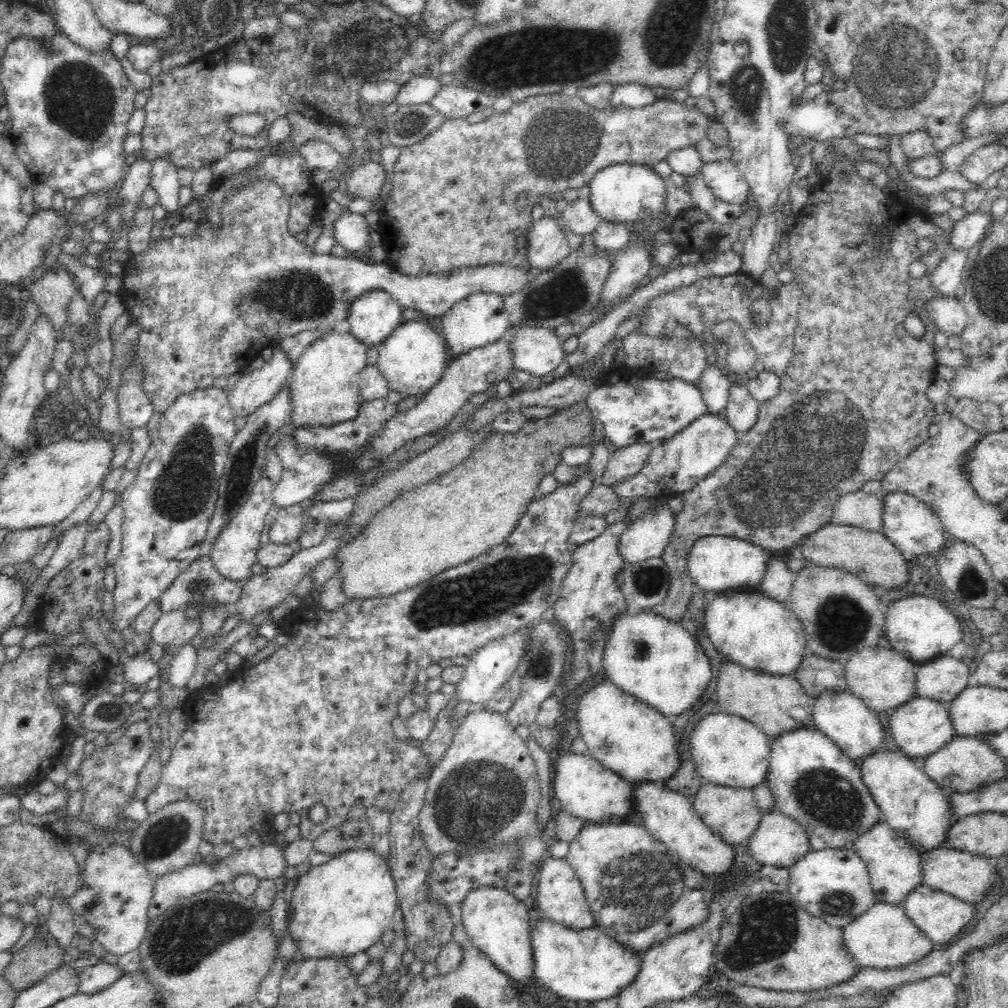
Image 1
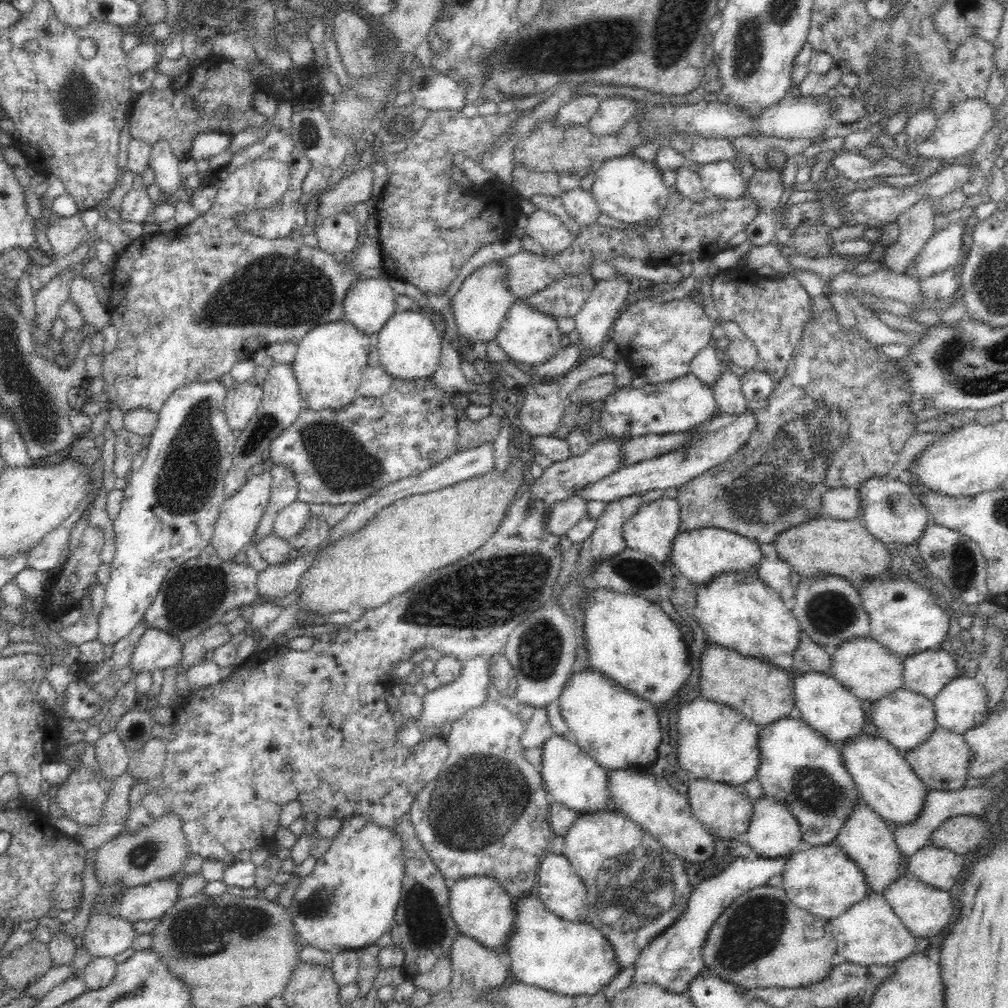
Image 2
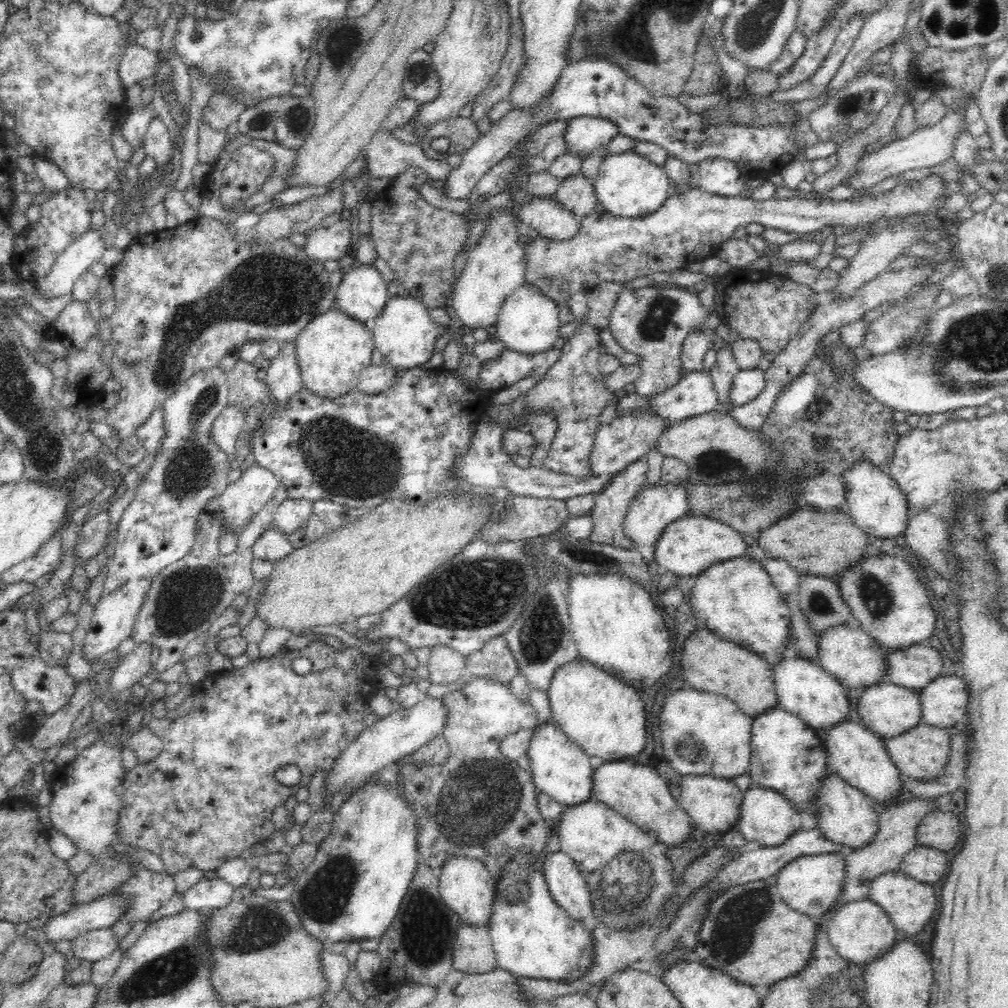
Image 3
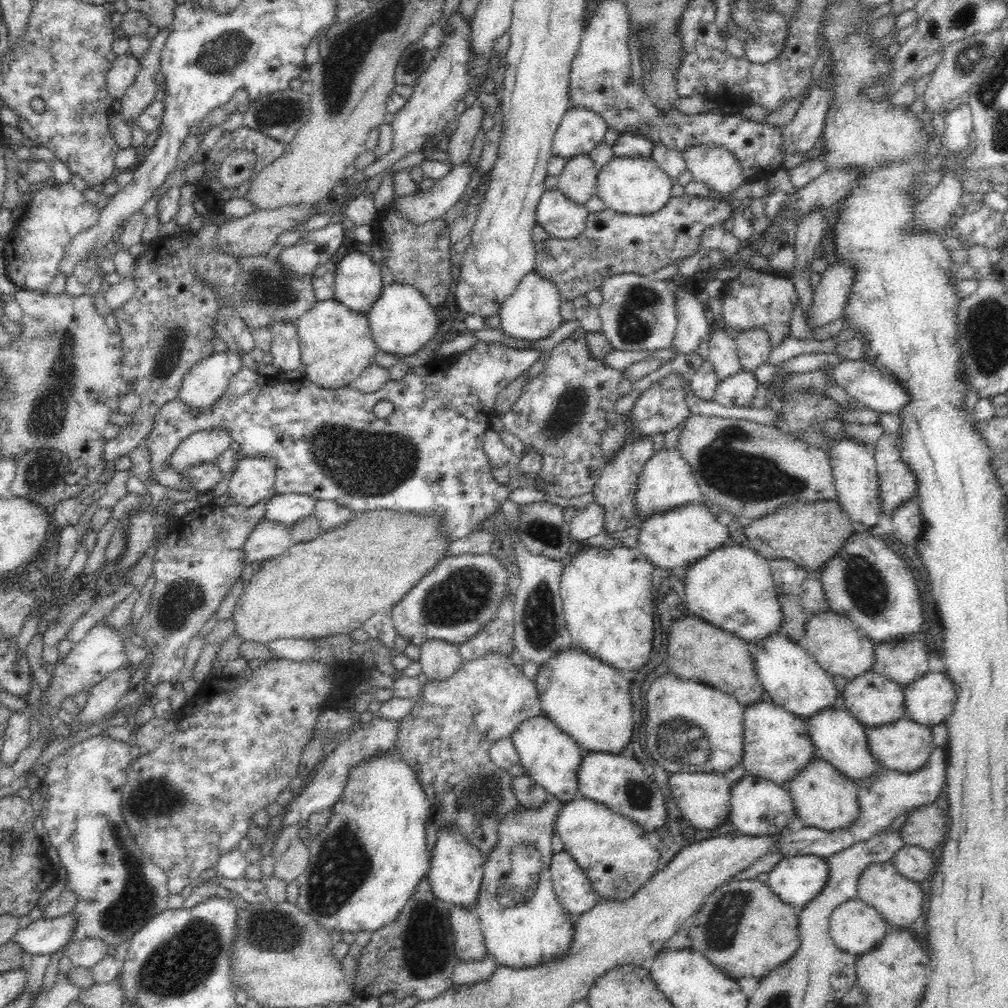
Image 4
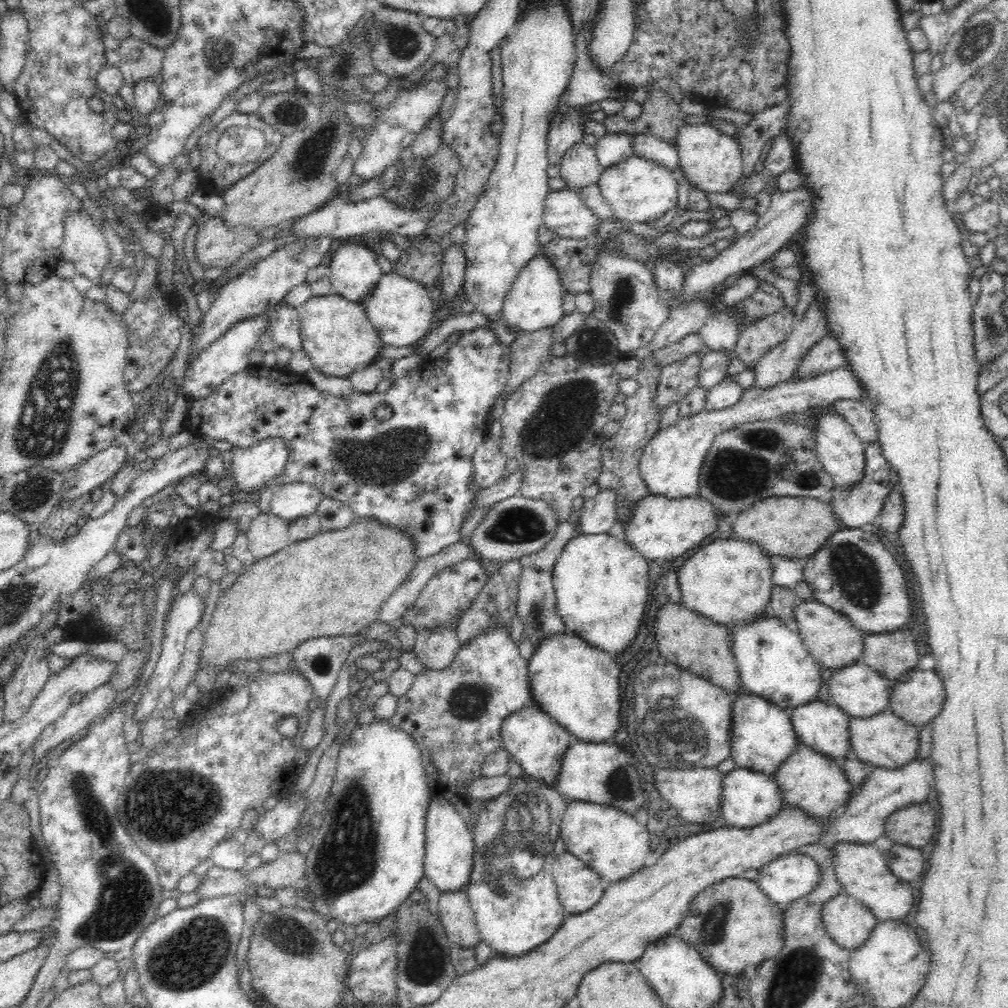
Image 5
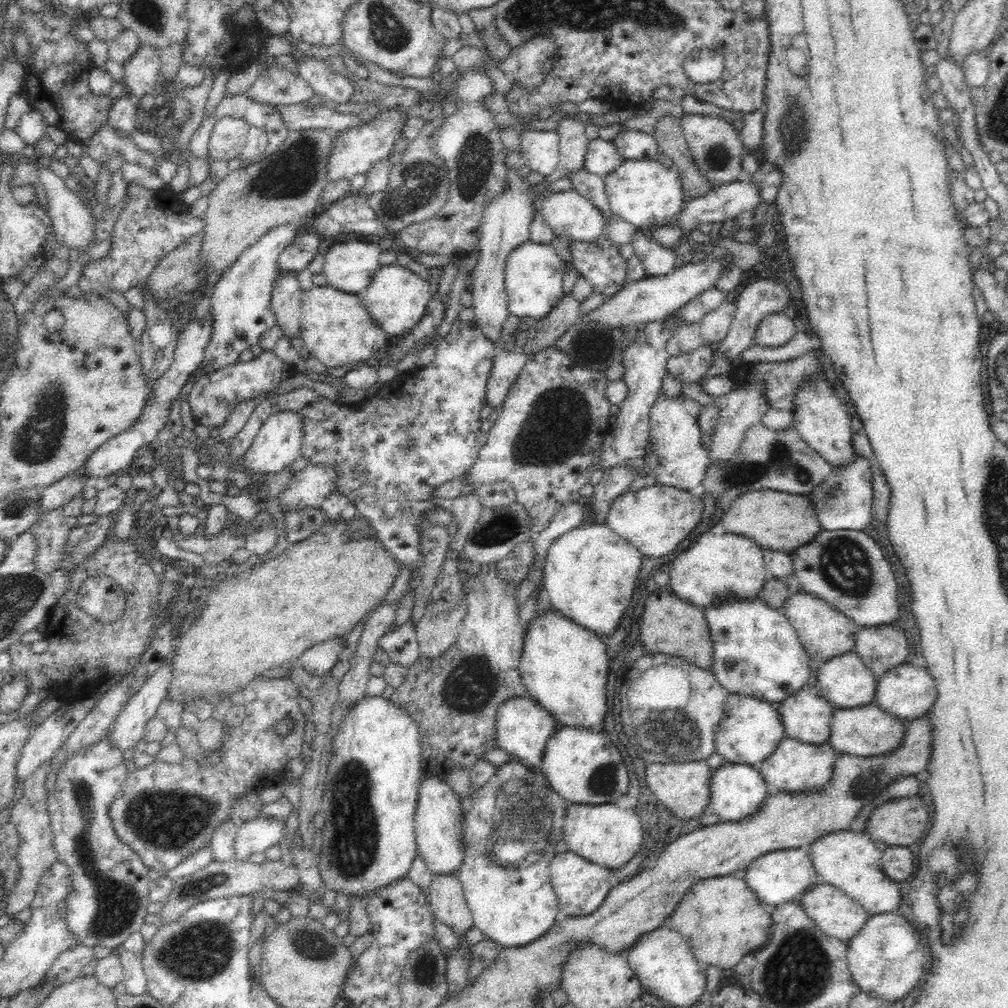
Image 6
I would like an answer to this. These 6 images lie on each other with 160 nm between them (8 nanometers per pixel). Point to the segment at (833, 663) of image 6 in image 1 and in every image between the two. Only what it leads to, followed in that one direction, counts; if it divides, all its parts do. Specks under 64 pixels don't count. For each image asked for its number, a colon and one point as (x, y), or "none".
1: (919, 726)
2: (904, 718)
3: (885, 708)
4: (873, 699)
5: (858, 690)

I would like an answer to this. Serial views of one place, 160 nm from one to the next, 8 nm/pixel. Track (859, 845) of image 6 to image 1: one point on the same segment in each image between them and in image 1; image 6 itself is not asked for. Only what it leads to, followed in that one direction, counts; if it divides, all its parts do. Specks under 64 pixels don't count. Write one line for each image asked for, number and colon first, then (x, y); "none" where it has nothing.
1: (939, 916)
2: (924, 910)
3: (909, 904)
4: (899, 901)
5: (862, 870)

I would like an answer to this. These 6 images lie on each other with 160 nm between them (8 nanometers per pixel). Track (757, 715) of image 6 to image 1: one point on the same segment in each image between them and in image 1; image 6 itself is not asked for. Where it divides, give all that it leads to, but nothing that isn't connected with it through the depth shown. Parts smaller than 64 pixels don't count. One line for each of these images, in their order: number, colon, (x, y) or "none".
1: (813, 781)
2: (797, 766)
3: (787, 755)
4: (776, 745)
5: (761, 735)

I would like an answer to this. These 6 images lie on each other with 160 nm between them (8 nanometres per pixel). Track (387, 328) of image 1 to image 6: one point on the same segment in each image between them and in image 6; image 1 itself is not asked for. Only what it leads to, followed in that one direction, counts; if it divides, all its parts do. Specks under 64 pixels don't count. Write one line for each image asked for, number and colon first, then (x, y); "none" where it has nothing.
2: (369, 302)
3: (361, 293)
4: (358, 283)
5: (354, 270)
6: (349, 265)

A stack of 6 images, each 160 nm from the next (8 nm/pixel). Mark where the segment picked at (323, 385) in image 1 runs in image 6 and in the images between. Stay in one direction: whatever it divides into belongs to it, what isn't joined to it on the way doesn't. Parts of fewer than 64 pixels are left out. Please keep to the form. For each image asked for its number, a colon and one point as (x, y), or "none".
2: (329, 360)
3: (333, 348)
4: (336, 343)
5: (336, 333)
6: (336, 328)

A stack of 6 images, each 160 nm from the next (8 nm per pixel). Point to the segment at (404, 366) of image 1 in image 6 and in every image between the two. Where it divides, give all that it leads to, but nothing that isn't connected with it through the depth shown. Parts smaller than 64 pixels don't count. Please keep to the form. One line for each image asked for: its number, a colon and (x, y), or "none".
2: (409, 348)
3: (404, 332)
4: (401, 320)
5: (401, 309)
6: (396, 298)

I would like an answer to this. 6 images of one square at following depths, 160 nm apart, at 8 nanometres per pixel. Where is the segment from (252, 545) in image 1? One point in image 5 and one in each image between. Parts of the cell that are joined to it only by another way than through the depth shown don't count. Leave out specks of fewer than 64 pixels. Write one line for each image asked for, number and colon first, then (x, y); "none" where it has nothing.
2: (239, 515)
3: (243, 498)
4: (252, 478)
5: (252, 467)

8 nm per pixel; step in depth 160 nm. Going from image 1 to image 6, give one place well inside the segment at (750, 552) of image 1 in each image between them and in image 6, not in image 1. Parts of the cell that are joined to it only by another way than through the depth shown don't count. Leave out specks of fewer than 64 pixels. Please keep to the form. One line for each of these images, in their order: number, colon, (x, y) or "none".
2: (699, 554)
3: (687, 546)
4: (678, 537)
5: (660, 528)
6: (654, 519)

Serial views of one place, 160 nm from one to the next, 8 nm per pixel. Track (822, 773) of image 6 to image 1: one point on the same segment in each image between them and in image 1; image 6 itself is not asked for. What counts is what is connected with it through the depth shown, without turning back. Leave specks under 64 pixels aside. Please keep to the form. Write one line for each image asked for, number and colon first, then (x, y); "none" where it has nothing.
1: (893, 864)
2: (864, 838)
3: (844, 814)
4: (822, 796)
5: (809, 780)

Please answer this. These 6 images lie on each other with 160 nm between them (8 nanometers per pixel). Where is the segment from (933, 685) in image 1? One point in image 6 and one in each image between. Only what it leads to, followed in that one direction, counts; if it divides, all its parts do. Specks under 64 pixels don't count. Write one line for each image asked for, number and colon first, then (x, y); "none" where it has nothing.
2: (926, 672)
3: (913, 667)
4: (903, 660)
5: (890, 654)
6: (881, 648)

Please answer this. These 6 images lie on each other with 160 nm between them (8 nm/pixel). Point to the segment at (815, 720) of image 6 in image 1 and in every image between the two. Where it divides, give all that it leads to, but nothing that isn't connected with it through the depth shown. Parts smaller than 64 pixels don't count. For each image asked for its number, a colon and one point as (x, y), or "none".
1: (911, 804)
2: (885, 782)
3: (855, 753)
4: (838, 738)
5: (822, 725)

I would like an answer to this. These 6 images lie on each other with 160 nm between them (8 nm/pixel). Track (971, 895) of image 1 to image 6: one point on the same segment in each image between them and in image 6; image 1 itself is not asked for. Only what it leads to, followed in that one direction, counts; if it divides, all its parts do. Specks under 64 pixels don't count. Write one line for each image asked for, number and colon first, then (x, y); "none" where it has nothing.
2: (941, 868)
3: (924, 864)
4: (914, 863)
5: (907, 863)
6: (898, 864)

